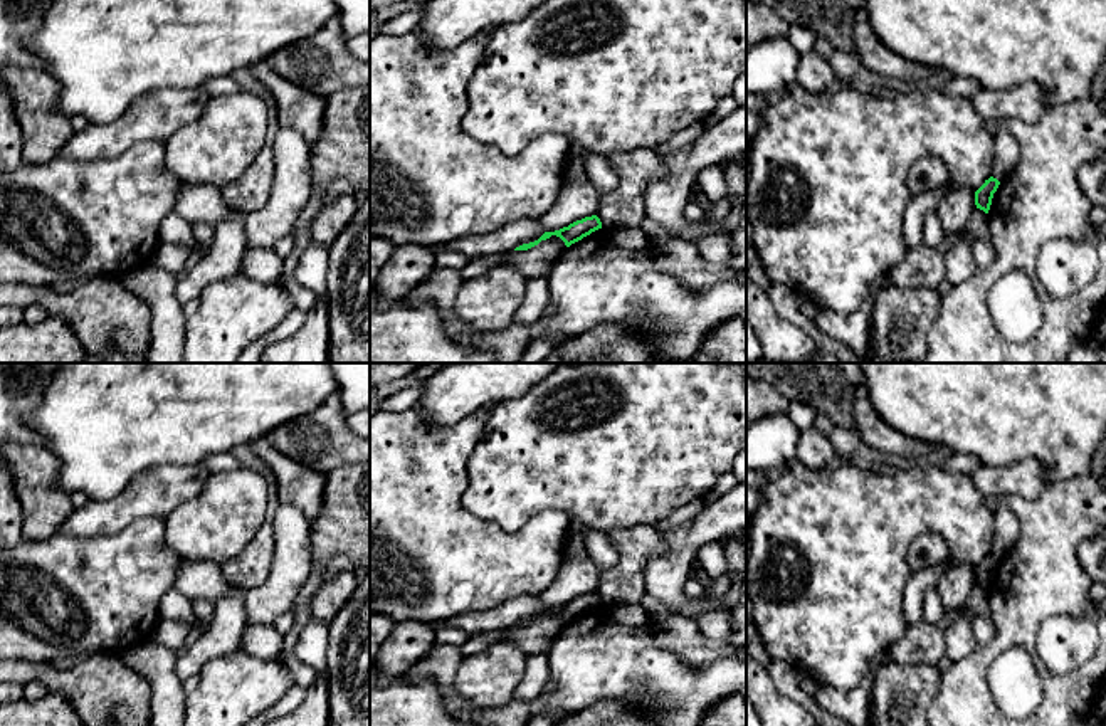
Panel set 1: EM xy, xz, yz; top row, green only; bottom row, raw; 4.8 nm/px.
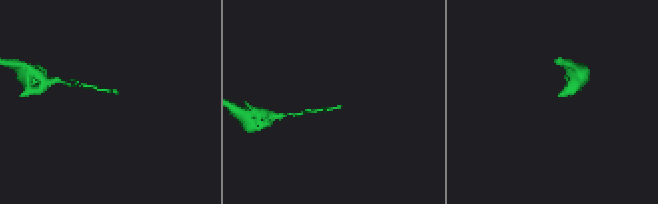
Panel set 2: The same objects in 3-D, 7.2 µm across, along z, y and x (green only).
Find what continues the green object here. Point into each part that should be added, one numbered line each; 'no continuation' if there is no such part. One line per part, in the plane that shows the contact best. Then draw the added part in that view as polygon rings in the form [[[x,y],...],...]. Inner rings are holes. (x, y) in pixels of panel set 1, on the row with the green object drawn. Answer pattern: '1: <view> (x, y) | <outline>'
no continuation

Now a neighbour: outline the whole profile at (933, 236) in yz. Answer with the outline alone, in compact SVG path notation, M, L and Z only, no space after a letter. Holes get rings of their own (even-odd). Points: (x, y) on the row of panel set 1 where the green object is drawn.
M931 210L923 222L923 245L941 247L946 242L946 232L938 222L936 210Z

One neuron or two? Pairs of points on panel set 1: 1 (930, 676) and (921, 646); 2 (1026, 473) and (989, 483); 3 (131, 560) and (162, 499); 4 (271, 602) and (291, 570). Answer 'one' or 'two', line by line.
1: two
2: one
3: two
4: one

